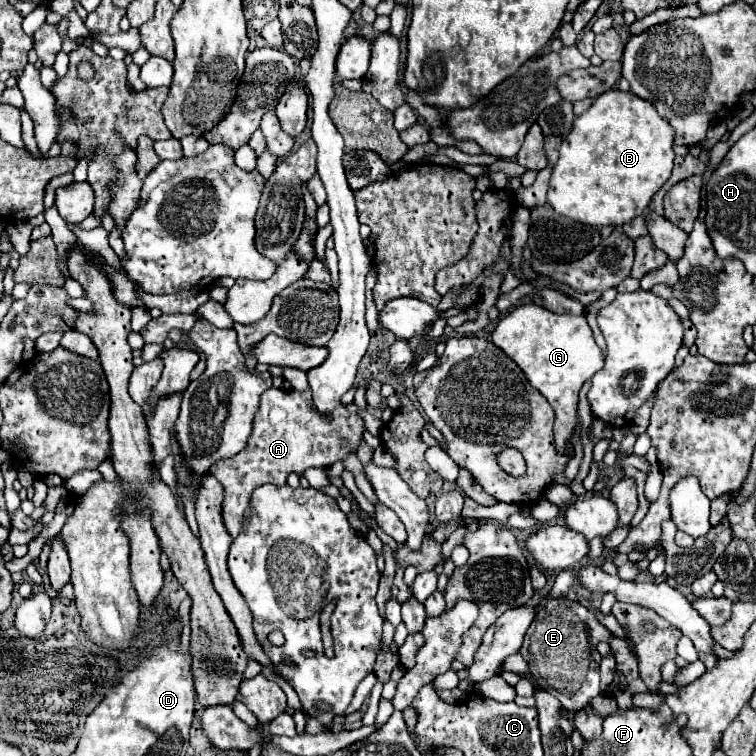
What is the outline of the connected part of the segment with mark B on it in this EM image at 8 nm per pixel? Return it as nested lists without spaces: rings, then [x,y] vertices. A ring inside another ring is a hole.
[[[611,89],[597,97],[593,105],[575,119],[571,133],[563,139],[559,147],[559,159],[551,173],[547,201],[555,213],[577,223],[589,227],[621,227],[649,207],[653,195],[671,175],[673,157],[673,131],[669,123],[657,115],[655,107],[633,93]]]

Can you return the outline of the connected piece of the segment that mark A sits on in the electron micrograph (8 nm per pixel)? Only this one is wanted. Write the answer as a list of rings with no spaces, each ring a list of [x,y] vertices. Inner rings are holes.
[[[267,389],[261,395],[259,415],[255,417],[255,431],[251,435],[251,443],[245,449],[233,455],[231,459],[215,461],[209,471],[223,485],[225,499],[221,517],[227,533],[235,539],[245,521],[245,511],[251,503],[251,493],[261,485],[277,485],[283,487],[287,483],[289,473],[303,475],[311,467],[327,469],[335,461],[345,459],[355,453],[363,441],[365,425],[357,413],[349,413],[345,405],[339,405],[333,413],[319,413],[313,407],[311,391],[283,391],[283,389]]]

